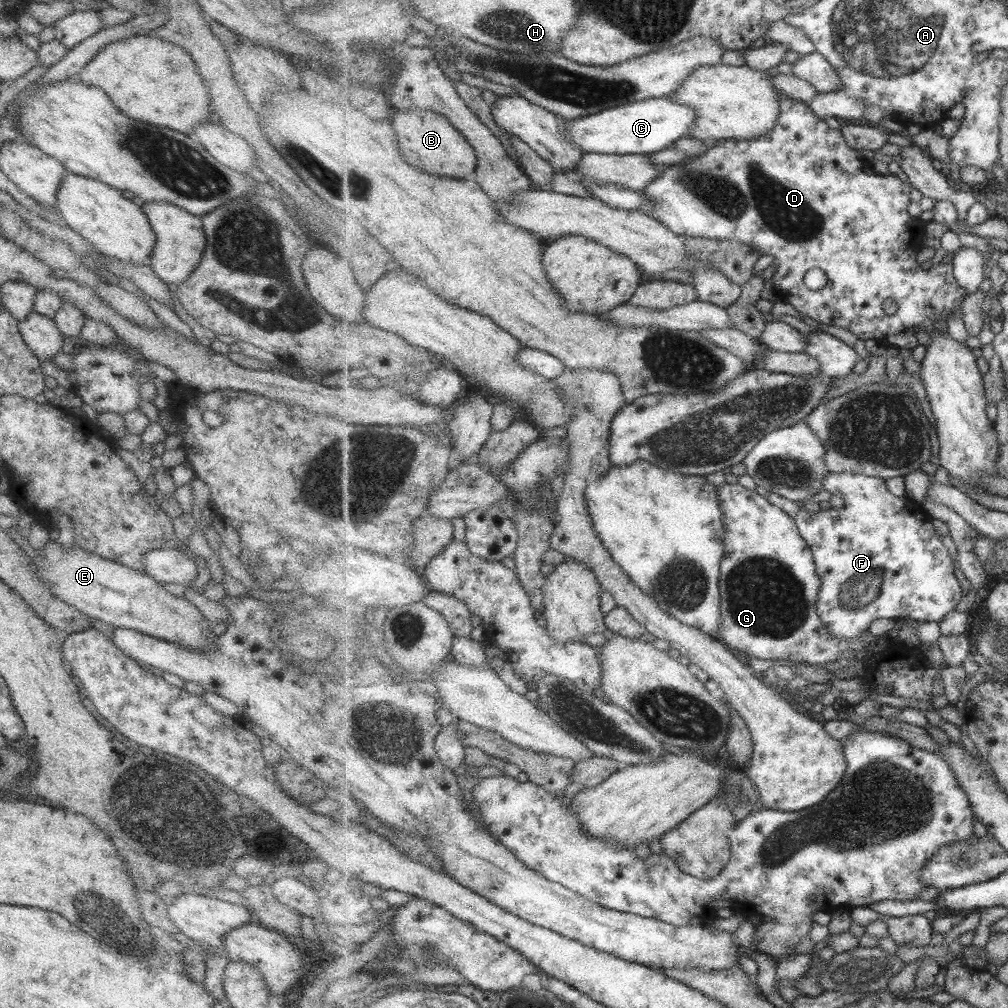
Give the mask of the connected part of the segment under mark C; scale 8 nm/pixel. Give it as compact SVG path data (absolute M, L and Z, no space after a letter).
M672 97L653 98L567 120L565 136L587 154L652 155L689 136L695 119L692 108L679 104Z

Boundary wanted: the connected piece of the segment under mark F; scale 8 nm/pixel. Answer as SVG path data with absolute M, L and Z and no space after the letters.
M829 473L828 478L825 479L824 487L830 494L840 496L844 500L844 507L837 510L830 508L829 510L813 514L807 513L802 509L795 518L800 528L801 537L808 542L809 547L812 549L814 560L816 561L816 571L822 578L822 589L818 602L820 617L828 625L830 633L838 639L861 638L869 630L873 620L879 620L879 618L892 618L894 620L903 618L915 621L941 622L963 600L963 588L961 588L961 582L955 576L953 558L951 558L947 546L943 544L941 536L935 532L933 518L922 508L921 504L916 503L909 496L895 497L891 494L887 490L885 481L883 478L867 476L863 473Z

